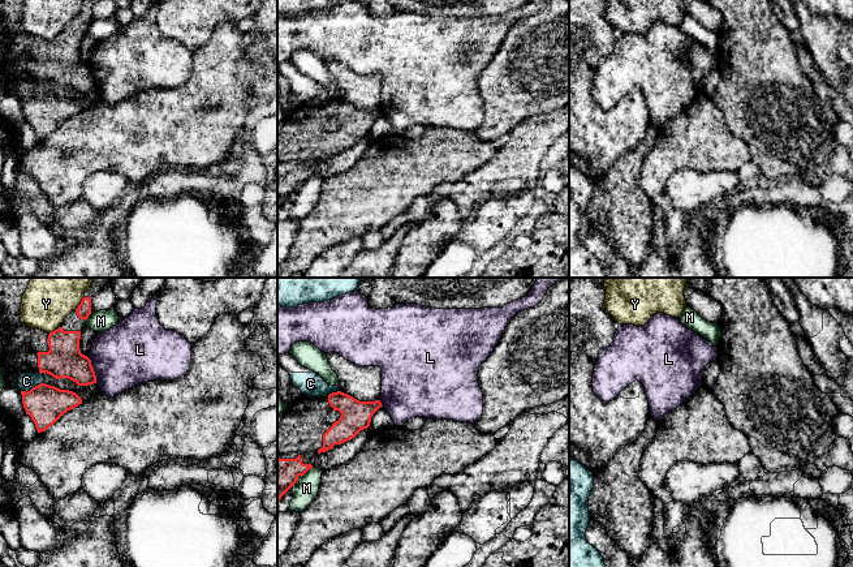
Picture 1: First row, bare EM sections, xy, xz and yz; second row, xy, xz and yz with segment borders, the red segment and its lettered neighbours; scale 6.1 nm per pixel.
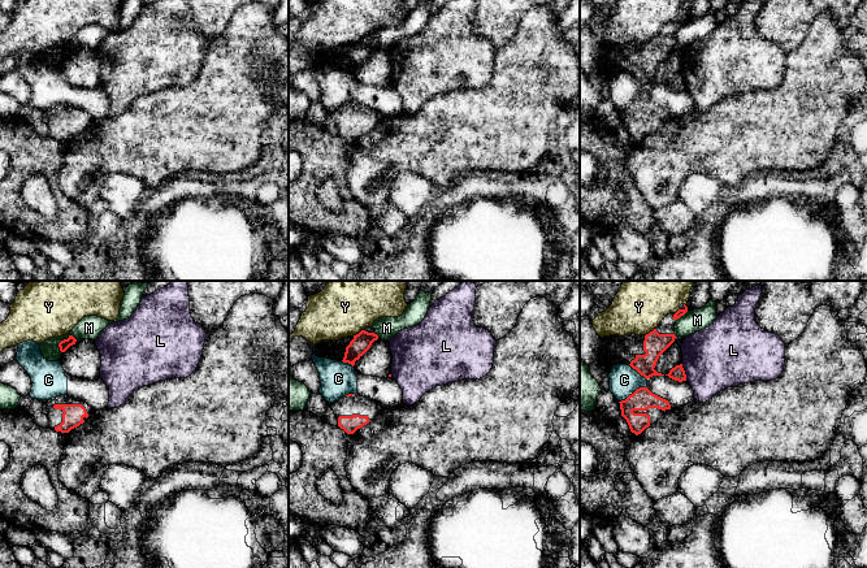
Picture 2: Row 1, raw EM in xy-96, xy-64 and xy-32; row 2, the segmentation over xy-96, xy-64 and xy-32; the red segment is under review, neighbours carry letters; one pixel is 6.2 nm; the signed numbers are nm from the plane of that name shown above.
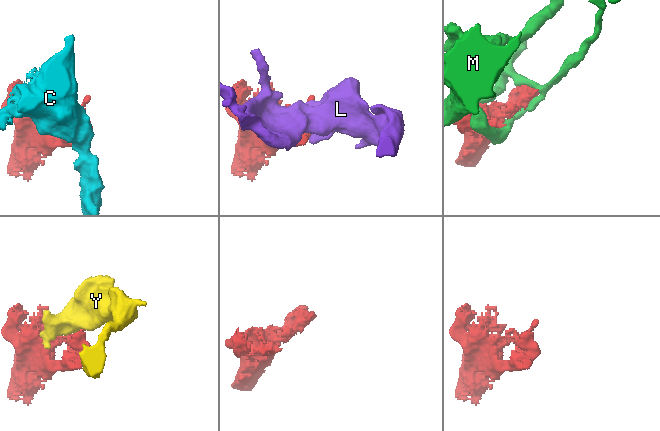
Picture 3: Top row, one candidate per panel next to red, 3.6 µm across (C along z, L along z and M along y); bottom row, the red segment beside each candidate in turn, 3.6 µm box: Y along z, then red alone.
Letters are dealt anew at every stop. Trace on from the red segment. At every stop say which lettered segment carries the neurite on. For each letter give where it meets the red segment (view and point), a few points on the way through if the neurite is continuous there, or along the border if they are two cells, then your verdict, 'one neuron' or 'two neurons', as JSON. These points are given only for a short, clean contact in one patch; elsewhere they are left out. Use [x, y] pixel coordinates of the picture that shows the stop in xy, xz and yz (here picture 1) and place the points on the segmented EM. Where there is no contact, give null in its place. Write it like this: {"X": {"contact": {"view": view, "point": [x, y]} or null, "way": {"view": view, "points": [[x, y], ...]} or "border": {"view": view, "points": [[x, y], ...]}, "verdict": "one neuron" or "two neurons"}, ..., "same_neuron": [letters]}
{"C": {"contact": {"view": "xy", "point": [33, 387]}, "border": {"view": "xy", "points": [[42, 382], [26, 391], [21, 391]]}, "verdict": "two neurons"}, "L": {"contact": {"view": "xy", "point": [93, 370]}, "border": {"view": "xy", "points": [[87, 357], [97, 382]]}, "verdict": "two neurons"}, "M": {"contact": {"view": "xz", "point": [306, 471]}, "verdict": "two neurons"}, "Y": {"contact": {"view": "xy", "point": [81, 303]}, "border": {"view": "xy", "points": [[83, 296], [74, 309]]}, "verdict": "two neurons"}, "same_neuron": []}

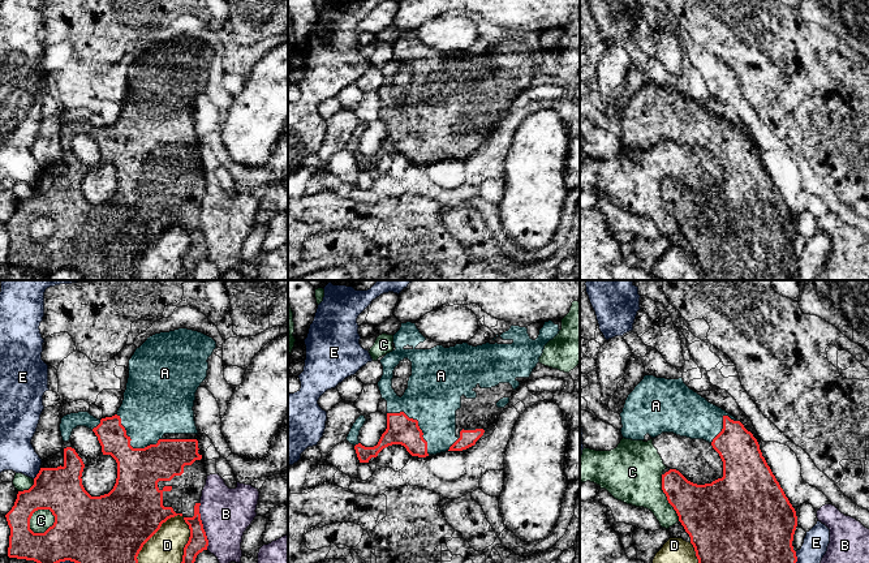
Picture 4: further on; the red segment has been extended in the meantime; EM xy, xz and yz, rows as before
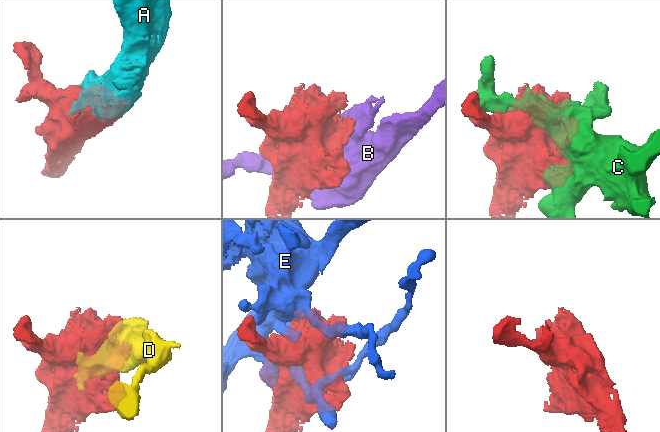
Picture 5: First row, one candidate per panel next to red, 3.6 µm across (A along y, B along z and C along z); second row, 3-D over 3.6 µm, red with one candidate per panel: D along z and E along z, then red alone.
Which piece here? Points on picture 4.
{"A": {"contact": {"view": "xy", "point": [130, 446]}, "verdict": "one neuron"}, "B": {"contact": {"view": "xy", "point": [202, 527]}, "verdict": "two neurons"}, "C": {"contact": {"view": "xy", "point": [31, 515]}, "verdict": "two neurons"}, "D": {"contact": {"view": "xy", "point": [155, 532]}, "verdict": "two neurons"}, "E": {"contact": {"view": "xy", "point": [38, 473]}, "verdict": "two neurons"}, "same_neuron": ["A"]}

